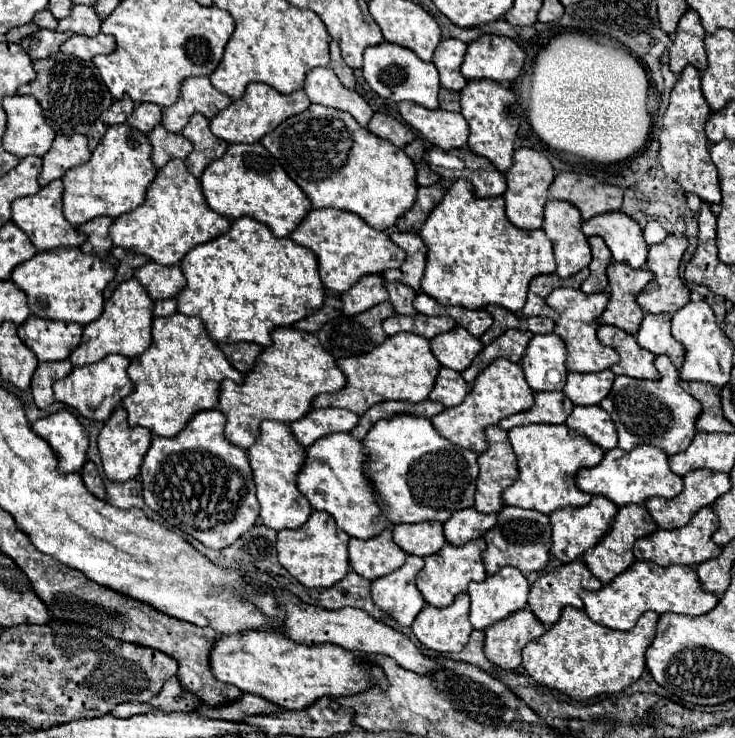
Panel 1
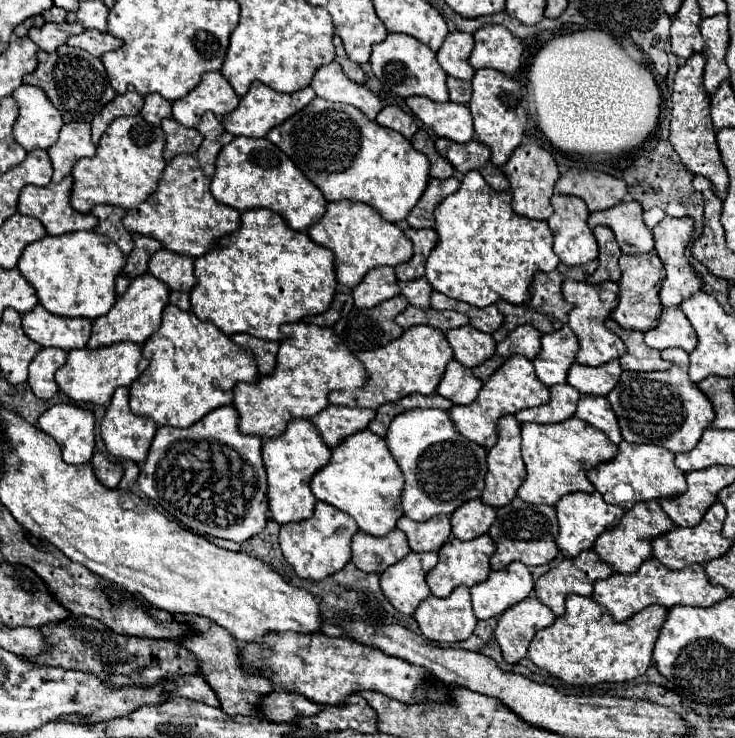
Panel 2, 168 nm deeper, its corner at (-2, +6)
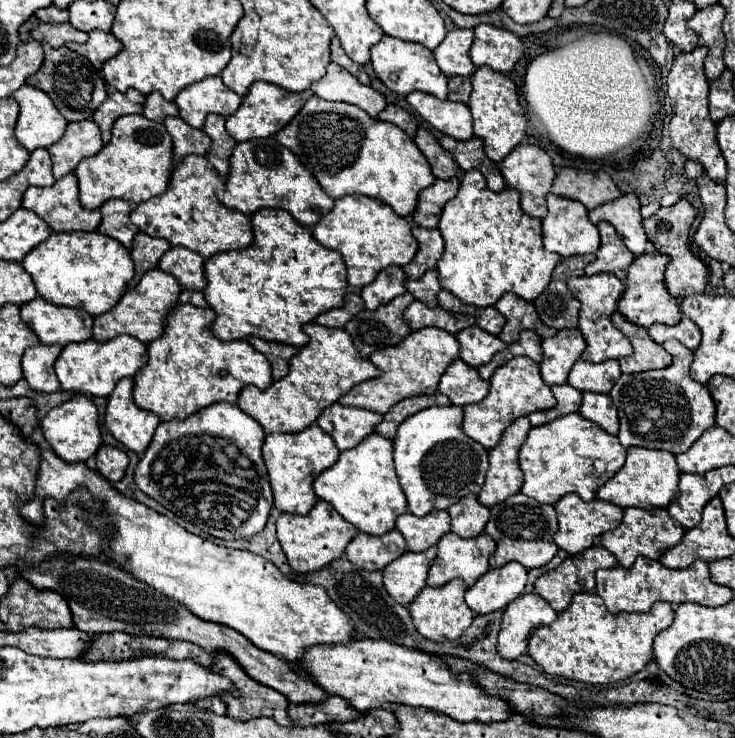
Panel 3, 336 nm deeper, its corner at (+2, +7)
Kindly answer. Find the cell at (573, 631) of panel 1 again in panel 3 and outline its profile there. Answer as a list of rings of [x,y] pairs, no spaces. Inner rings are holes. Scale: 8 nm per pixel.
[[[579,592],[549,630],[537,628],[531,634],[527,654],[551,676],[587,684],[619,682],[645,668],[653,656],[653,638],[673,622],[673,614],[675,610],[669,602],[657,602],[645,614],[619,612],[615,616],[605,608],[597,594]]]

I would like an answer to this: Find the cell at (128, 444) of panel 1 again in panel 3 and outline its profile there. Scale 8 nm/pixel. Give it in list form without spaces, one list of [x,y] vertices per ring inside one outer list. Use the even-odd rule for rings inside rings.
[[[123,378],[115,386],[107,400],[105,426],[117,442],[141,456],[147,450],[155,428],[159,426],[159,418],[135,406],[131,390],[133,378]]]

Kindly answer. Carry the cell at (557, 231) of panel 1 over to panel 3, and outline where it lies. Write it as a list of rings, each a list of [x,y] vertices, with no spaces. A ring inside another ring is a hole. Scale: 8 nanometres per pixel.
[[[547,194],[549,214],[543,218],[543,246],[563,258],[575,254],[595,254],[599,250],[599,232],[587,218],[587,208],[571,198]]]

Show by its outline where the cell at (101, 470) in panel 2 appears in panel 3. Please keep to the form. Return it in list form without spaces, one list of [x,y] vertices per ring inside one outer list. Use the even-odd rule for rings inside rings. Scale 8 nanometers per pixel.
[[[101,446],[95,454],[95,460],[97,460],[97,470],[109,482],[119,482],[125,474],[127,464],[129,464],[127,454],[119,448],[113,448],[113,446]]]

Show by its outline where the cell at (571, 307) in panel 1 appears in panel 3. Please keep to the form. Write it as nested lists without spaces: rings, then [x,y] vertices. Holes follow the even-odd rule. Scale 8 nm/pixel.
[[[595,274],[595,276],[579,276],[567,280],[571,294],[581,302],[579,310],[579,330],[585,336],[587,348],[581,358],[587,362],[605,362],[609,358],[623,358],[633,352],[631,342],[613,326],[611,314],[617,310],[617,302],[625,290],[625,284],[611,274]]]

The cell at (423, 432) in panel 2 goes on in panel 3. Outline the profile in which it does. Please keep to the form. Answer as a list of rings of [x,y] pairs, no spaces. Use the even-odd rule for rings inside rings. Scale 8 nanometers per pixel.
[[[431,406],[407,418],[393,440],[393,460],[409,512],[427,516],[431,510],[447,510],[467,494],[479,494],[489,468],[487,450],[461,430],[463,410],[459,406]]]

